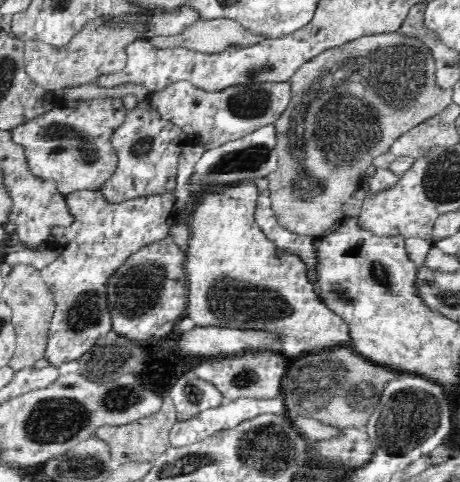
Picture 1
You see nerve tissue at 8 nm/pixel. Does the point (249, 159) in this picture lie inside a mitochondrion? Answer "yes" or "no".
yes

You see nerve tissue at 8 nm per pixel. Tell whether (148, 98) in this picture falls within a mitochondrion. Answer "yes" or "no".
no

